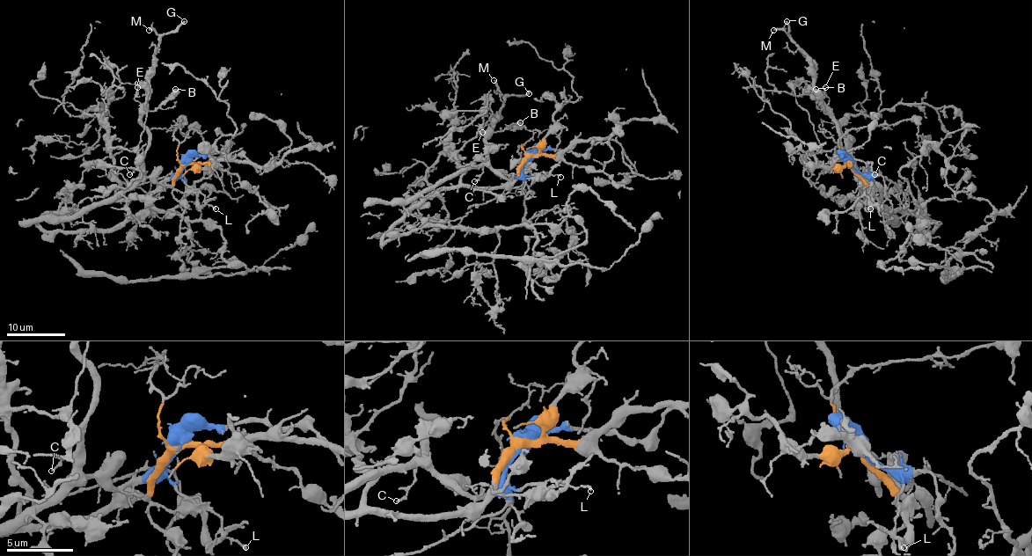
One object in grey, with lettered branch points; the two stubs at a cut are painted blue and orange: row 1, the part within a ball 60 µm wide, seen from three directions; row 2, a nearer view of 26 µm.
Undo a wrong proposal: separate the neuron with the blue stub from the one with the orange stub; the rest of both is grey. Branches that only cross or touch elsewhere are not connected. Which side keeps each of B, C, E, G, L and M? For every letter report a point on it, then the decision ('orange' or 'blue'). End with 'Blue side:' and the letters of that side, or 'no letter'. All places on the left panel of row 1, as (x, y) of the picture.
B: (175, 89) | blue
C: (129, 174) | blue
E: (137, 87) | blue
G: (184, 21) | blue
L: (215, 208) | blue
M: (149, 30) | blue
Blue side: B, C, E, G, L, M

